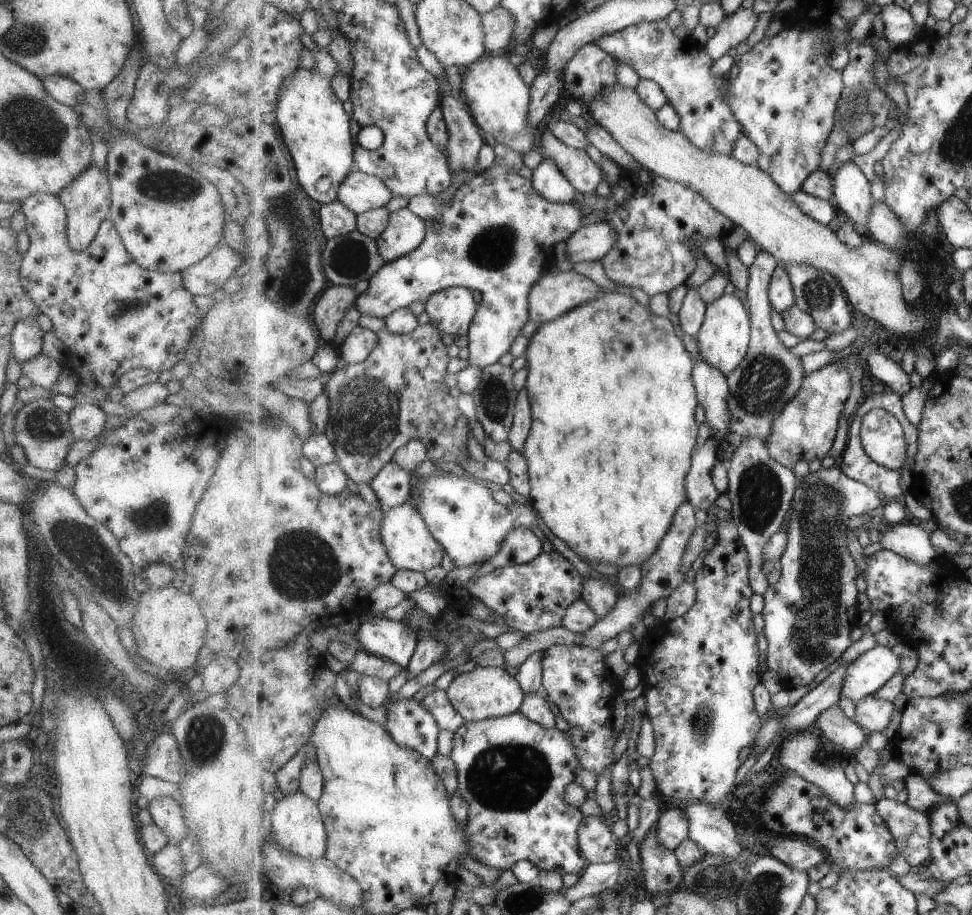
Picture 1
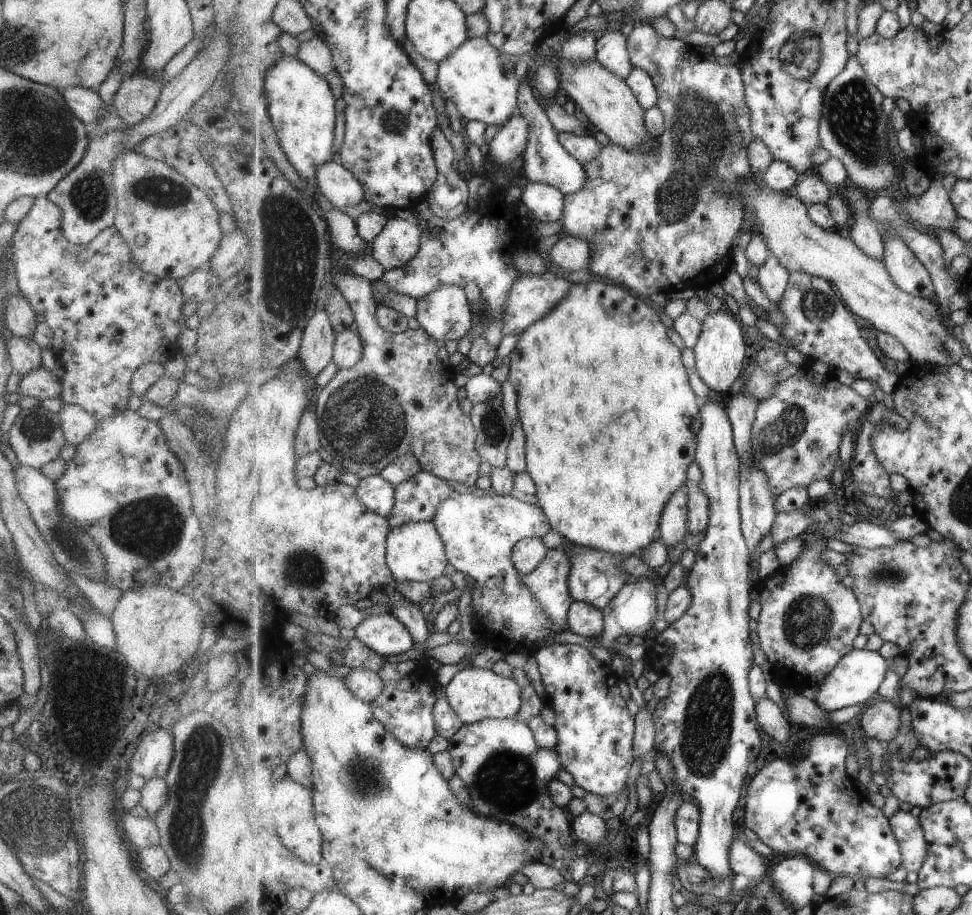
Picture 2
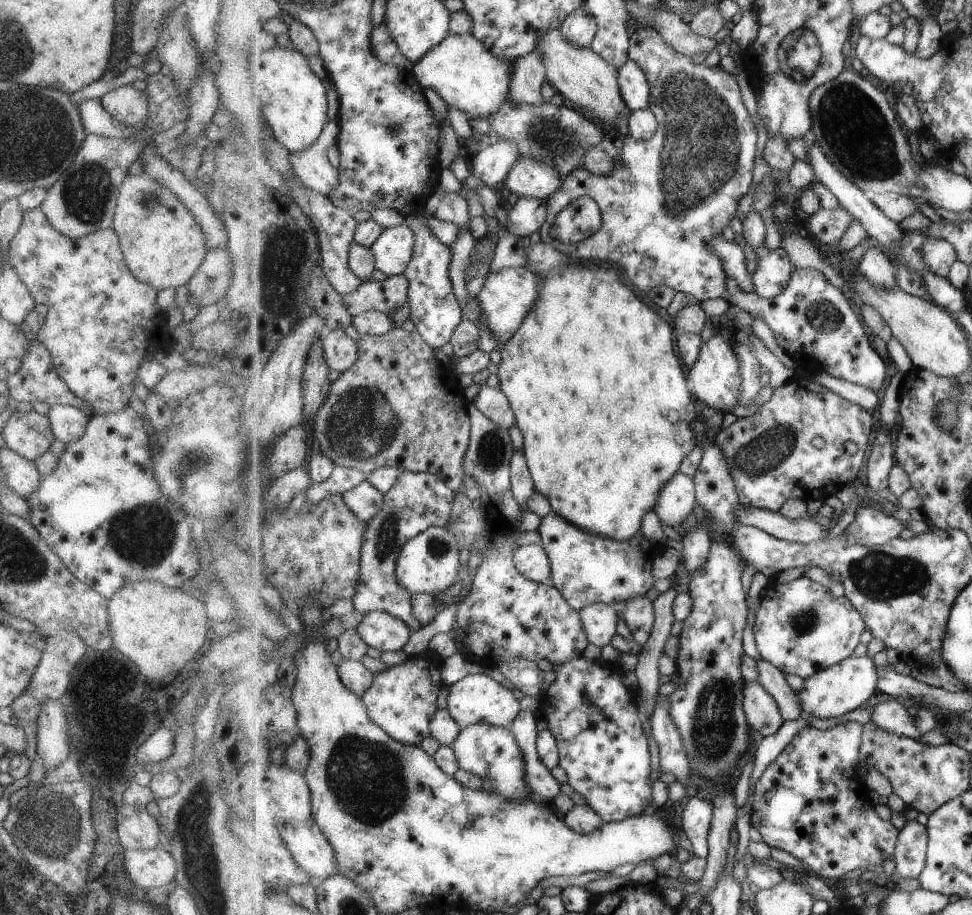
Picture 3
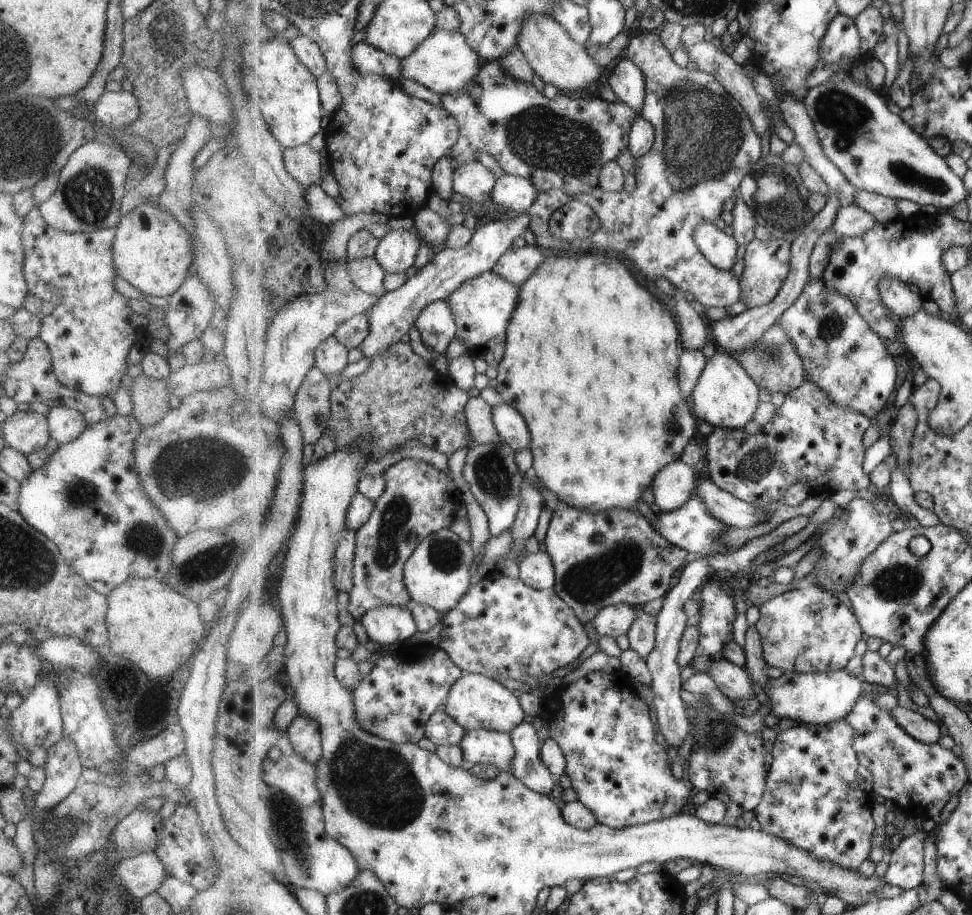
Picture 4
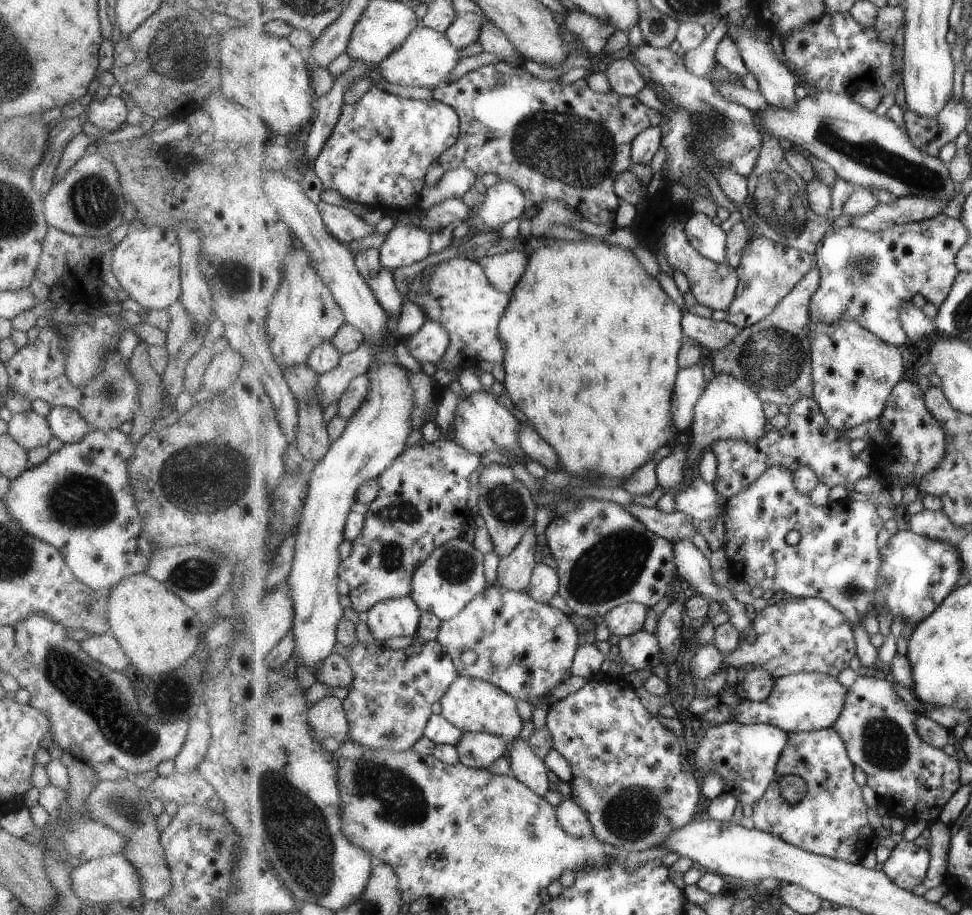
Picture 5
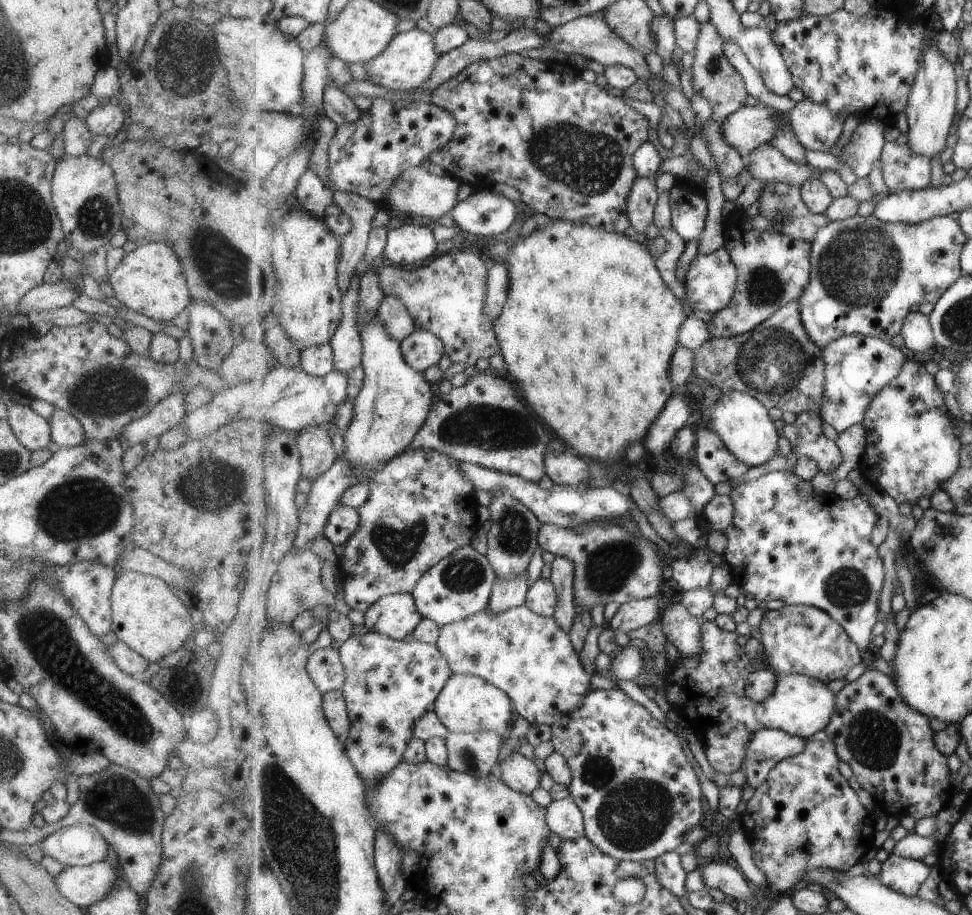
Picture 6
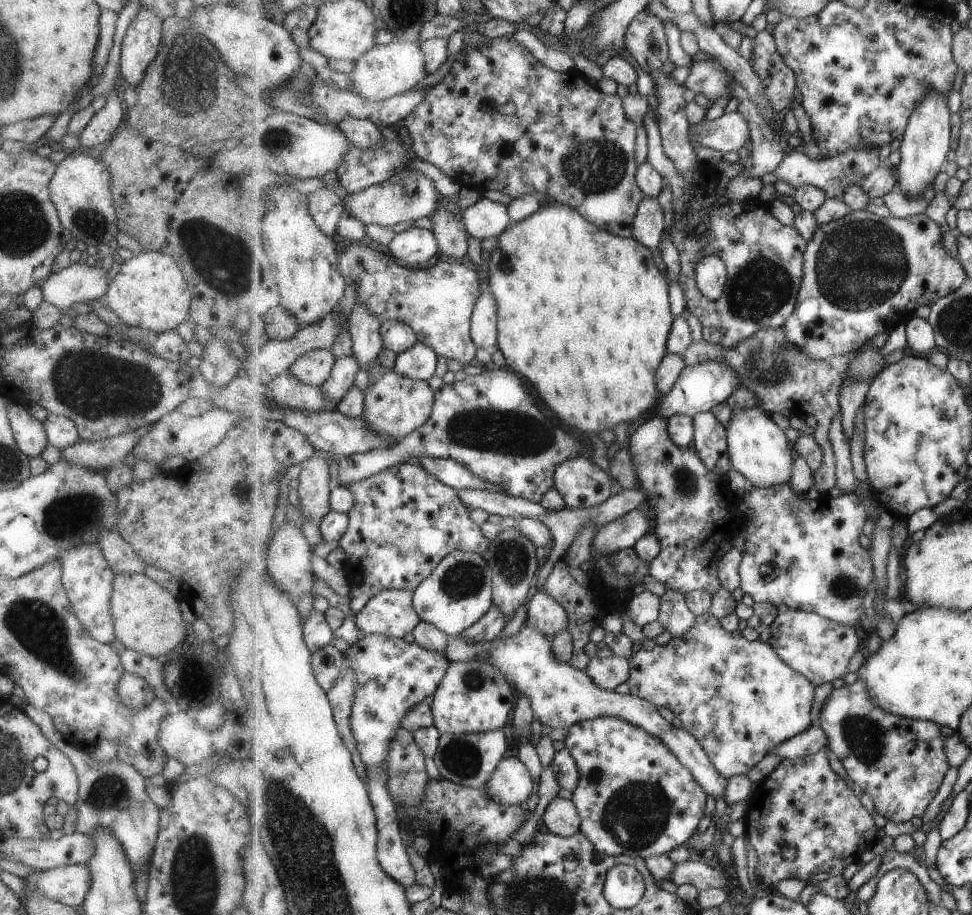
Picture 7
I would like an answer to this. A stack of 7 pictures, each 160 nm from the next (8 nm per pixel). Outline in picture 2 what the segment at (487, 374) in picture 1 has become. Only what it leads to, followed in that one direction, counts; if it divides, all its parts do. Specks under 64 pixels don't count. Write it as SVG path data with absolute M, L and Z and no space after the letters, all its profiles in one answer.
M491 399L476 404L470 410L469 416L478 432L476 447L483 462L488 462L491 468L504 467L508 461L508 448L514 431L512 418L504 411L501 399Z

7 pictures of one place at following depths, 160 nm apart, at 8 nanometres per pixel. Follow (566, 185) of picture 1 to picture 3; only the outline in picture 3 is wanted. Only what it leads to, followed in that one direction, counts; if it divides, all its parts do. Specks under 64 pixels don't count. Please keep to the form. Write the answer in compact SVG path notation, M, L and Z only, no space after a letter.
M521 197L507 212L508 227L505 226L505 229L521 238L529 237L531 234L539 232L547 220L548 214L546 199Z

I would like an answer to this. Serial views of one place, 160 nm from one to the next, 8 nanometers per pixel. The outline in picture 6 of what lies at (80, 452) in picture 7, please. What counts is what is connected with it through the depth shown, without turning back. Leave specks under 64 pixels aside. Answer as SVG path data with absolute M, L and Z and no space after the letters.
M176 393L159 401L145 416L123 427L120 440L127 440L130 445L143 444L147 439L159 437L180 424L187 413L183 397L183 393Z

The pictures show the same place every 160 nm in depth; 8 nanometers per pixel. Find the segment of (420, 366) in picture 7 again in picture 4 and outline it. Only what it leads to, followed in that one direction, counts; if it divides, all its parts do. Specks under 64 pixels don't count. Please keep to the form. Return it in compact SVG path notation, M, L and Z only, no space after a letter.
M439 299L433 304L425 307L425 310L419 315L416 322L416 328L421 334L422 342L427 349L431 349L437 355L446 354L451 341L458 336L458 324L455 313L450 307L449 300Z

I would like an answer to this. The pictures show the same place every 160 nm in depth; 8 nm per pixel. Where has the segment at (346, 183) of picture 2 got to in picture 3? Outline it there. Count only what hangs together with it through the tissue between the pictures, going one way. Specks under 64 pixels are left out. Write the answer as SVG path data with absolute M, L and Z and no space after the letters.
M338 118L330 120L322 135L302 151L291 152L294 173L310 189L329 195L340 185L340 169L329 162L329 148L338 141L340 126Z

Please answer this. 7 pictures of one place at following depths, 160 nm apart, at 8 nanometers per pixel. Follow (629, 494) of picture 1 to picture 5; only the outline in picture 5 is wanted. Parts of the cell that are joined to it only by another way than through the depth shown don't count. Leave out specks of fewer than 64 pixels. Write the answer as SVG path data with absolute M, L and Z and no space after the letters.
M585 237L578 241L547 241L529 255L529 262L519 284L511 294L511 302L499 323L499 334L506 348L504 360L505 378L503 386L513 405L529 416L529 421L537 426L541 436L557 450L560 458L560 470L570 475L588 478L593 486L623 487L624 482L644 464L653 460L655 452L661 446L671 445L681 439L676 432L673 414L673 398L676 380L680 373L678 356L686 341L682 320L689 313L709 318L713 310L700 304L679 306L659 284L656 276L651 276L639 262L639 258L621 245L609 244L600 237Z

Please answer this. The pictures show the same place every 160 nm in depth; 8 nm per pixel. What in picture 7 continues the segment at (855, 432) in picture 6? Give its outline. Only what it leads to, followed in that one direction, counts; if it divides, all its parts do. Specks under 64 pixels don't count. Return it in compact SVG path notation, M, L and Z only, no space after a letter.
M847 378L845 384L841 386L840 402L843 412L843 423L849 440L852 440L855 432L857 432L857 414L867 402L871 384L872 382L867 382L867 380L857 382L857 380Z

